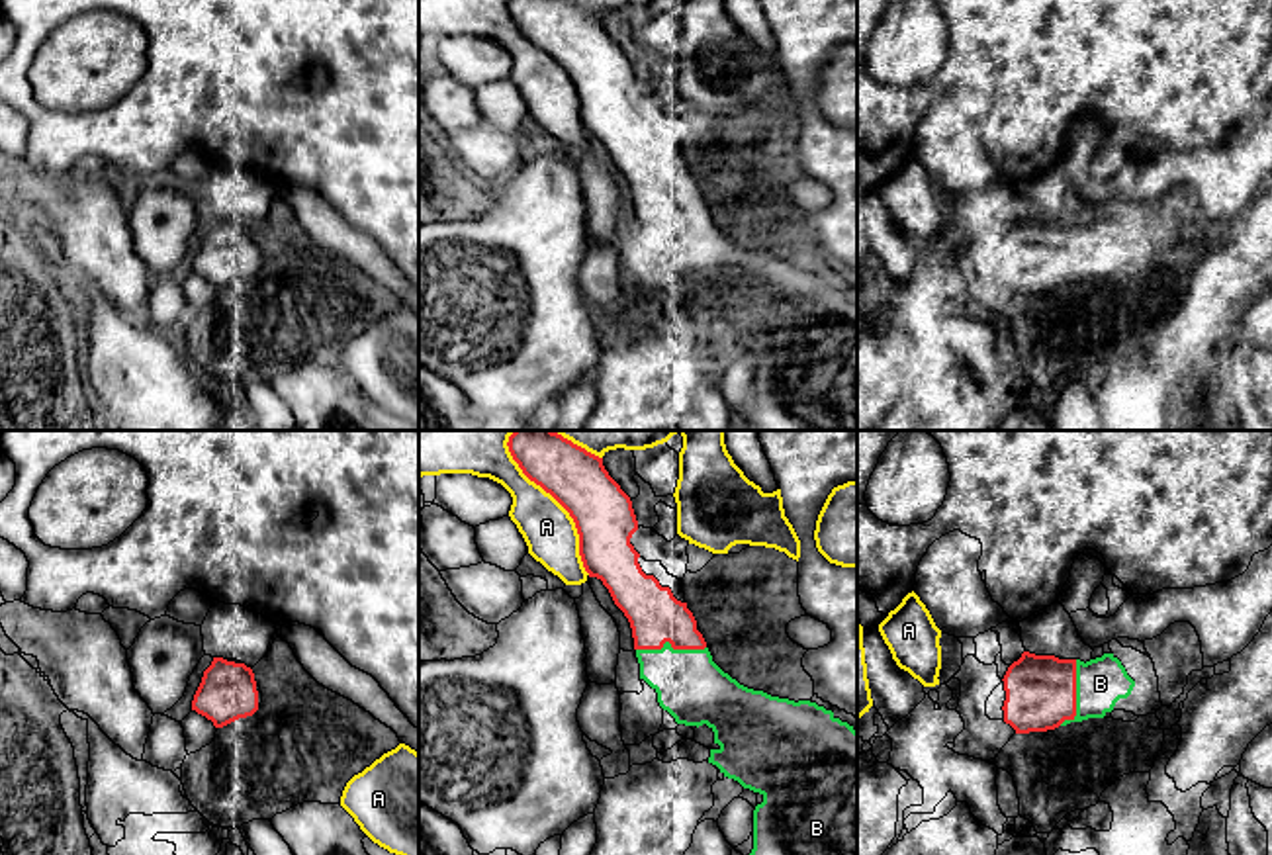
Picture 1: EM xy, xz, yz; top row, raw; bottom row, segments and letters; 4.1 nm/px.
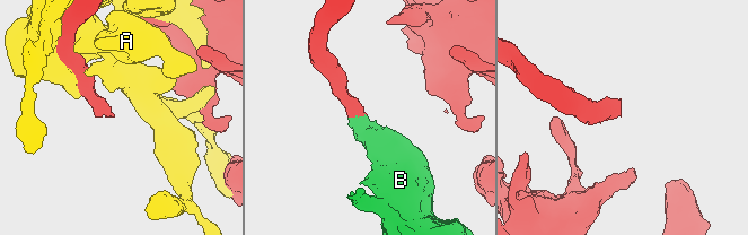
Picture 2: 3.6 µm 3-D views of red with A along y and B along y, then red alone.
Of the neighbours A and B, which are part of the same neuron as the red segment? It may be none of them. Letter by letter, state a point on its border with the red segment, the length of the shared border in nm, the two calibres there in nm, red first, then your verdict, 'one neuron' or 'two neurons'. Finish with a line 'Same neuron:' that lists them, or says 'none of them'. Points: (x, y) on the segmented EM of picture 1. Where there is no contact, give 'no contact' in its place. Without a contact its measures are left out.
A: xz (556, 499) | 650 nm | 240/220 nm | two neurons
B: xz (670, 642) | 280 nm | 220/280 nm | one neuron
Same neuron: B

